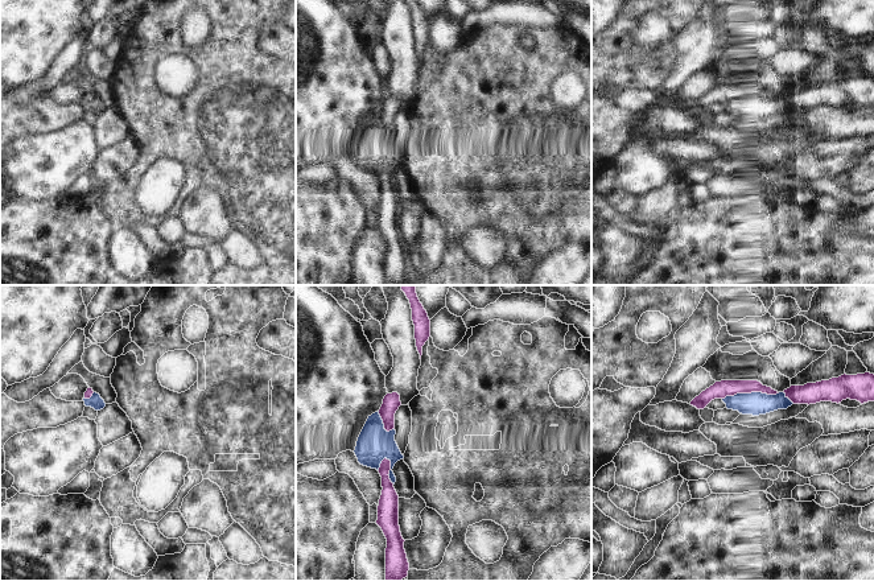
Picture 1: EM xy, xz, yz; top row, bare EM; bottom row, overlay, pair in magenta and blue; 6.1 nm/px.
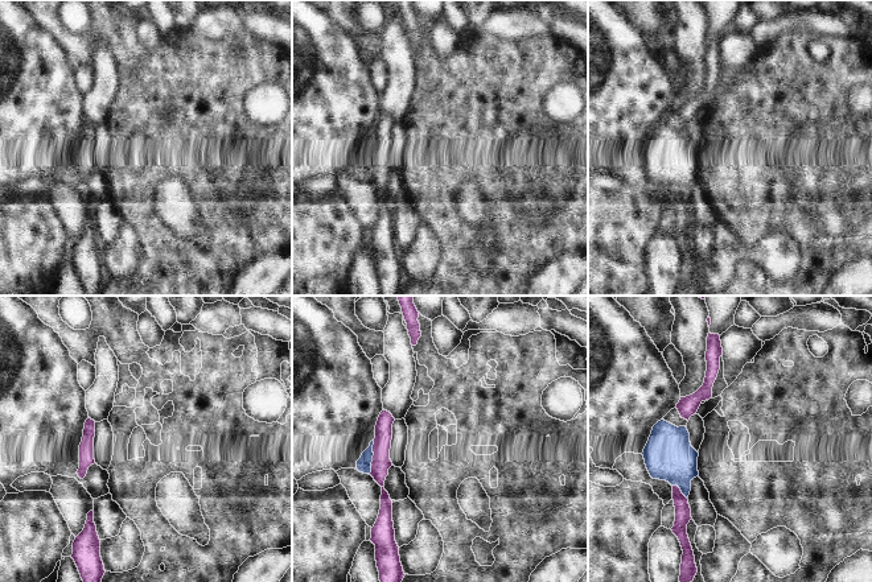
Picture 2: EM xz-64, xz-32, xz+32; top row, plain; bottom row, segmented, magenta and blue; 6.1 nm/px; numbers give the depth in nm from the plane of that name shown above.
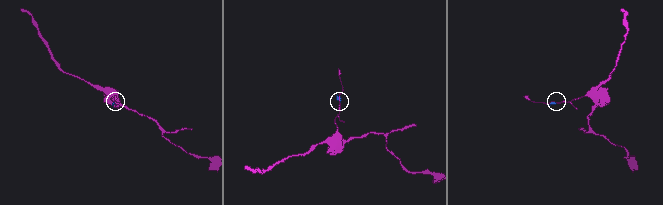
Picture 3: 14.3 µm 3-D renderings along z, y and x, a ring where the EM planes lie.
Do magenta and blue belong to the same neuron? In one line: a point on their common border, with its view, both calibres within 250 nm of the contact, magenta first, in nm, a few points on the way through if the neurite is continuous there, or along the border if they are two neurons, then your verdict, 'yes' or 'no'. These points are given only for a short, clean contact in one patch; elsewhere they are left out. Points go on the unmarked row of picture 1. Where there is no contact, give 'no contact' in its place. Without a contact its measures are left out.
yz (750, 97) | 110/140 nm | along yz (779, 97), (737, 97), (722, 103) | no

